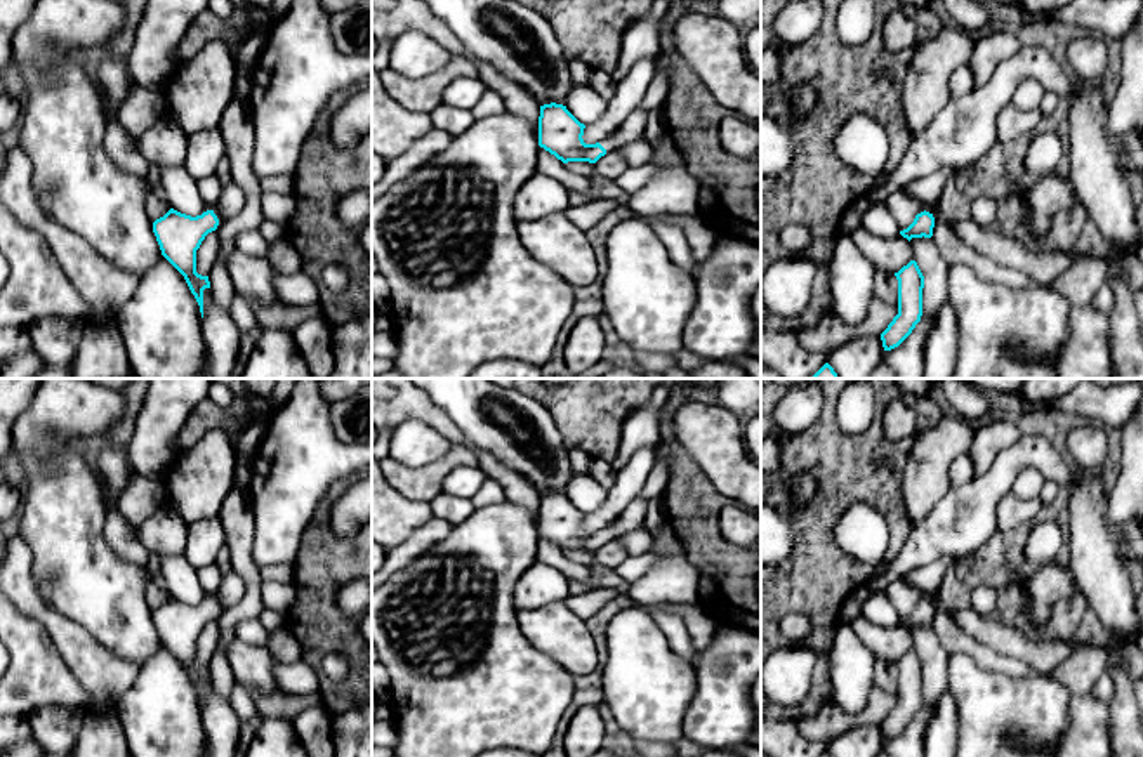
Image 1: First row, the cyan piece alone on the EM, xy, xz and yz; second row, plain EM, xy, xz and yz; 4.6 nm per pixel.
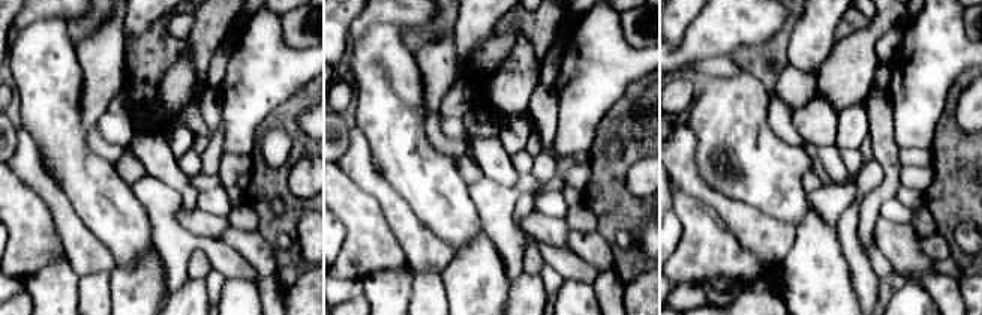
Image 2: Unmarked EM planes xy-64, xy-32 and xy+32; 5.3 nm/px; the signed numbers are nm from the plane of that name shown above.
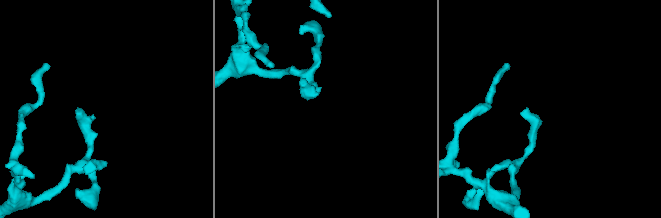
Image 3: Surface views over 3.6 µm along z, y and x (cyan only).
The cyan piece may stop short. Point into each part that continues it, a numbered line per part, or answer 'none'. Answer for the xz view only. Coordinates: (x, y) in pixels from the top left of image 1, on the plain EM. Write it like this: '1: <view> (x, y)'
1: xz (634, 514)

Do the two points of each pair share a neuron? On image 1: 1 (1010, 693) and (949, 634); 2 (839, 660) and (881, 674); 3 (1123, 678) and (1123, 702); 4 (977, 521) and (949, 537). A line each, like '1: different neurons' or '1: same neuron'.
1: different neurons
2: different neurons
3: same neuron
4: same neuron

